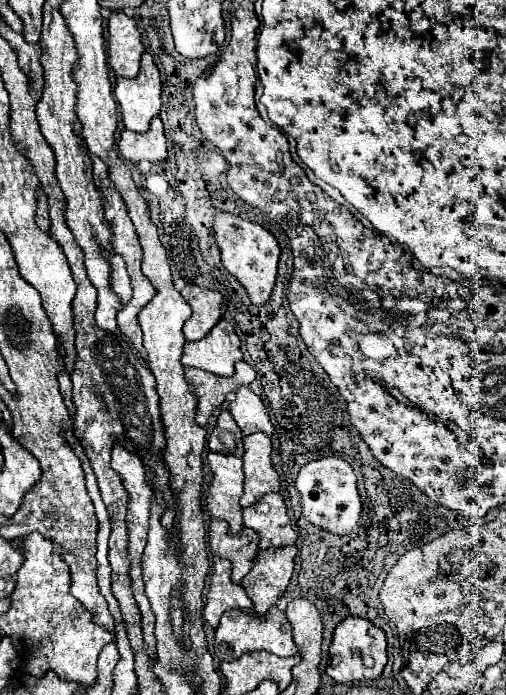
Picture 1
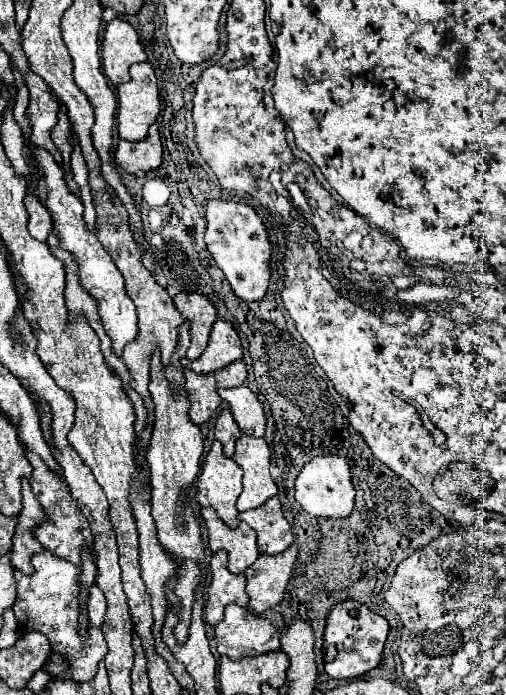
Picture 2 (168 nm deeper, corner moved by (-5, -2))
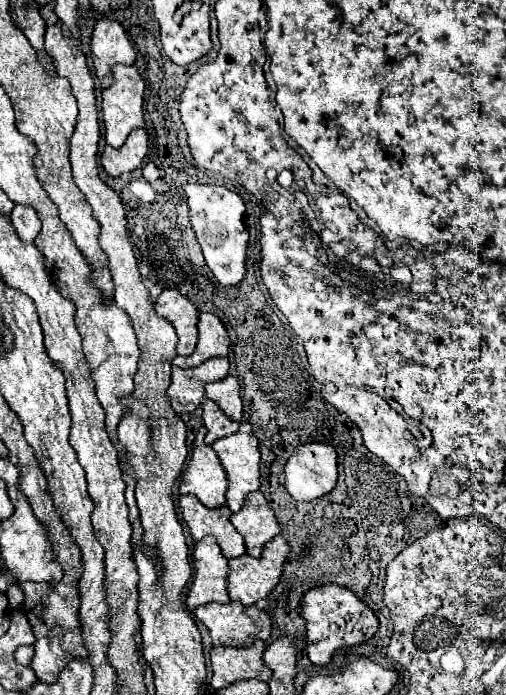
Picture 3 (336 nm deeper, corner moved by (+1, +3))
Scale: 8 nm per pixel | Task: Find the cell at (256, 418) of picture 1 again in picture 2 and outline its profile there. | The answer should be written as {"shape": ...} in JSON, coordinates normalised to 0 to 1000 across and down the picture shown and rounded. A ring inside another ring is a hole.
{"shape":[[[486,554],[462,560],[435,560],[435,571],[451,580],[478,623],[506,629],[518,629],[526,623],[522,586]]]}

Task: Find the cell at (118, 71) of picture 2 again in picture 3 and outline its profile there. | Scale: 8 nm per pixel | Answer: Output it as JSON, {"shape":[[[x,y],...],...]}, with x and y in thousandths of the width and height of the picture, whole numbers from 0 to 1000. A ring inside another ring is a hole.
{"shape":[[[198,26],[190,32],[178,58],[178,72],[182,72],[186,106],[194,109],[202,127],[213,127],[221,121],[221,109],[217,109],[221,92],[233,89],[261,92],[269,83],[265,66],[253,58],[249,43],[229,29],[213,29],[213,26]]]}

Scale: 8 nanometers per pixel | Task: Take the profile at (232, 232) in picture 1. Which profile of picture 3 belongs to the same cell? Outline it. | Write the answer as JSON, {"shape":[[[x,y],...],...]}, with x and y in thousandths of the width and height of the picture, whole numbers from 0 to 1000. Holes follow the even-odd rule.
{"shape":[[[364,265],[368,294],[375,299],[375,322],[383,328],[387,345],[399,357],[407,383],[419,388],[439,412],[470,412],[486,394],[486,357],[490,357],[490,328],[482,322],[482,288],[431,265]]]}

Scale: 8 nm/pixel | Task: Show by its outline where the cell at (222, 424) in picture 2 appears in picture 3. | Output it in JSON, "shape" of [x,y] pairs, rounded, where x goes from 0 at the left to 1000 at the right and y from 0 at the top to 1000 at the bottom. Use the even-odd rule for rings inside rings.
{"shape":[[[407,576],[399,581],[399,604],[403,604],[403,613],[407,613],[407,630],[403,636],[415,642],[423,633],[439,630],[439,627],[455,627],[470,619],[470,610],[462,604],[455,604],[419,576]]]}

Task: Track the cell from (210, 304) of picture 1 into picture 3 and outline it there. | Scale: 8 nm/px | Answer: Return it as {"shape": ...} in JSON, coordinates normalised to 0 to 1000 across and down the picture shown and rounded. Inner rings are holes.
{"shape":[[[320,417],[320,423],[304,435],[304,446],[344,469],[352,481],[352,509],[379,509],[391,489],[391,446],[383,443],[383,437],[348,417]]]}

